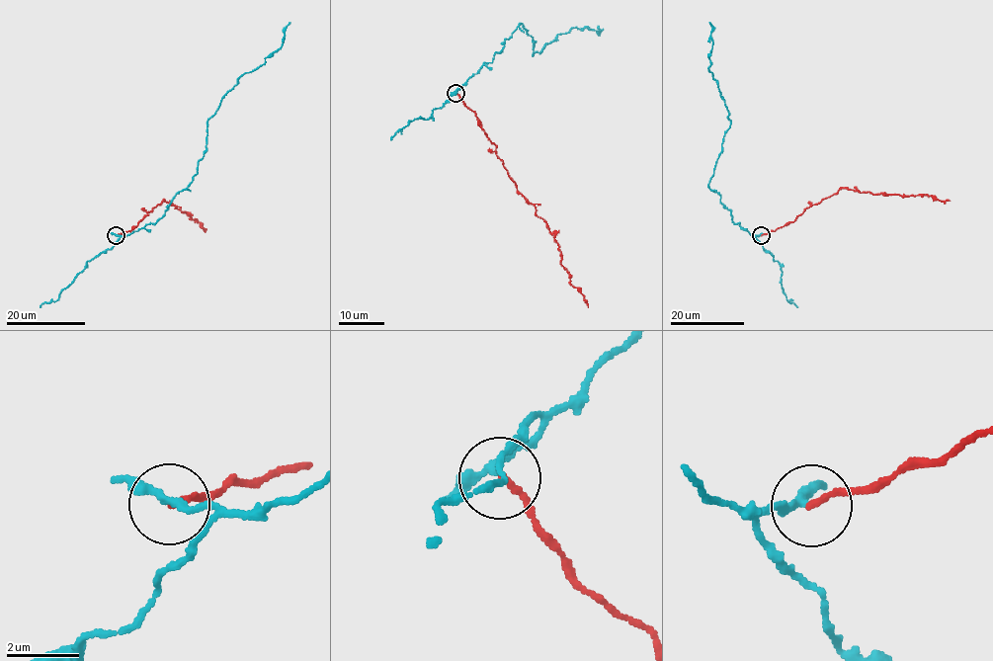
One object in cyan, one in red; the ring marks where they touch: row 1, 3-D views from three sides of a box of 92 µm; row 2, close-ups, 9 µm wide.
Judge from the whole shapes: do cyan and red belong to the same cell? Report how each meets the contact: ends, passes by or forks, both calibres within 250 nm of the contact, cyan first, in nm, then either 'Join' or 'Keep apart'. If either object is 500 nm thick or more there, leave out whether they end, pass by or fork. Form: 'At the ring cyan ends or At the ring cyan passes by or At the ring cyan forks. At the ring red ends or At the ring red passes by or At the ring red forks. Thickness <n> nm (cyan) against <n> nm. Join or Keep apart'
At the ring cyan passes by. At the ring red ends. Thickness 220 nm (cyan) against 160 nm. Keep apart

